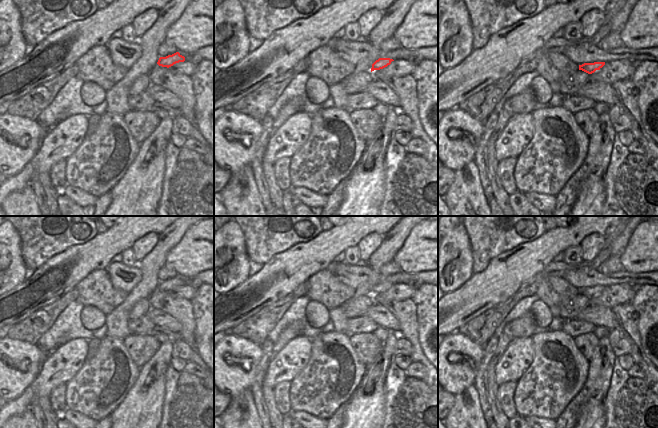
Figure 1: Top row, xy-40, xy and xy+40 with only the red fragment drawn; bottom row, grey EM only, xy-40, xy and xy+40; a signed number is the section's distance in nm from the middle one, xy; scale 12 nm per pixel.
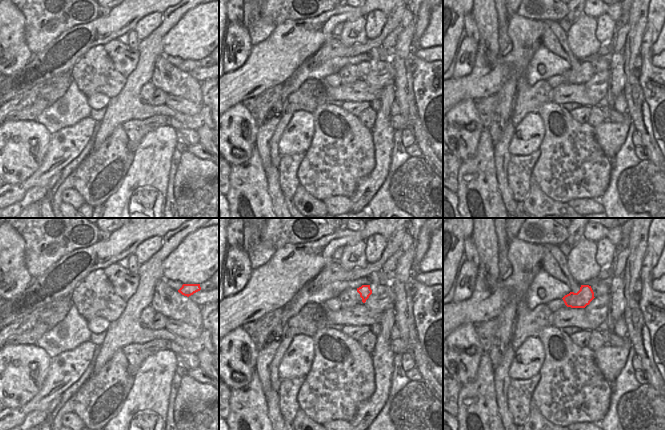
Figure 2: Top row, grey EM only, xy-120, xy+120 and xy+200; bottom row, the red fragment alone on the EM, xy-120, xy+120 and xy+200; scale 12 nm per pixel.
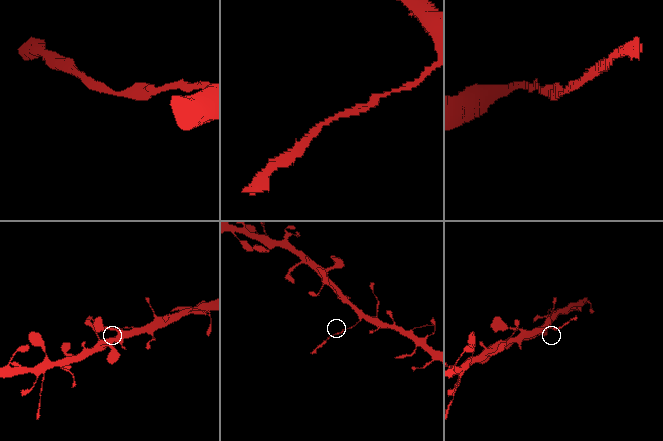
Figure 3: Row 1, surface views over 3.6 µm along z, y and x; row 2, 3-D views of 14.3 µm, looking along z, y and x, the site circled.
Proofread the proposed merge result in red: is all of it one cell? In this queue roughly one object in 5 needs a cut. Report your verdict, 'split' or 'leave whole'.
split

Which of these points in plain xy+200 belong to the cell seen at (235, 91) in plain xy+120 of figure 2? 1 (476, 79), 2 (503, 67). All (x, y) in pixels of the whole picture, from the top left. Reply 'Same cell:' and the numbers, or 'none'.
Same cell: 1, 2

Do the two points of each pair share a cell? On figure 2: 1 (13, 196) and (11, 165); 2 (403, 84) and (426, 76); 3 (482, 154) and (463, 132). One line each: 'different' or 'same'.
1: different
2: different
3: different

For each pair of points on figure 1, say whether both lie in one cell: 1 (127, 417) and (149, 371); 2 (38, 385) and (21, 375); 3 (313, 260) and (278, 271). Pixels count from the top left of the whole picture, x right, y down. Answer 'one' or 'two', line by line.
1: one
2: two
3: one

